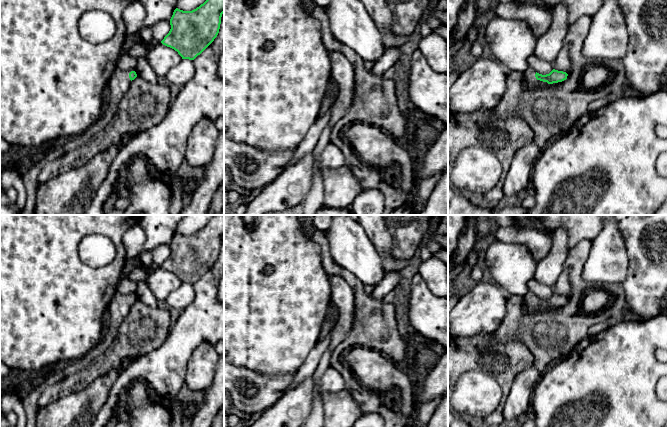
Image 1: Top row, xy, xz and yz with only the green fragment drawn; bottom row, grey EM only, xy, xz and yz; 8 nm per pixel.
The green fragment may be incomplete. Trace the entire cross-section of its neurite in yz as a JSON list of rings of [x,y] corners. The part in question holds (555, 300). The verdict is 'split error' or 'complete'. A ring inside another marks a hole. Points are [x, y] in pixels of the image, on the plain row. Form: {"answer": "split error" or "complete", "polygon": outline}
{"answer": "split error", "polygon": [[[530,291],[523,296],[522,312],[525,315],[530,315],[537,312],[542,312],[549,308],[562,306],[567,303],[568,298],[563,295],[553,293],[549,298],[542,299],[535,296]]]}

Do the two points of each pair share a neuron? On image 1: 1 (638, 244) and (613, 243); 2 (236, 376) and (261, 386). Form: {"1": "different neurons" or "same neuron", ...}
{"1": "different neurons", "2": "same neuron"}

